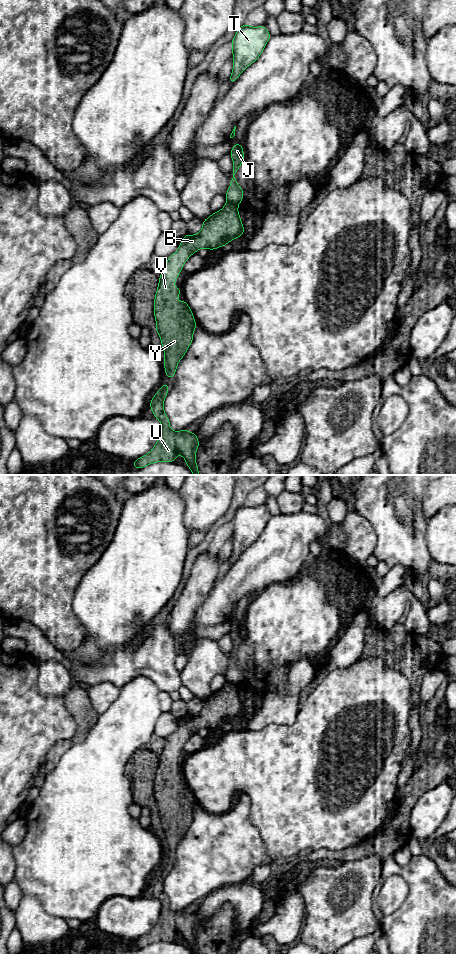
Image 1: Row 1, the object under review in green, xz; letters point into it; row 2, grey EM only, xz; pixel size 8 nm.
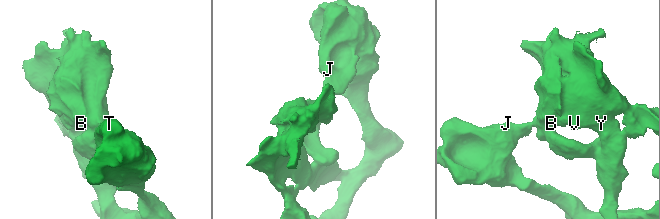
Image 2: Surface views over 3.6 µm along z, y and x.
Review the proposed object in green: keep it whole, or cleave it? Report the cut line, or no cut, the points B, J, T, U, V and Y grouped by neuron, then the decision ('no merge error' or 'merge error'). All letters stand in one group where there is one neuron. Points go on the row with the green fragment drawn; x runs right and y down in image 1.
cut xz (227, 201), (237, 206); groups B U V Y / J T; merge error

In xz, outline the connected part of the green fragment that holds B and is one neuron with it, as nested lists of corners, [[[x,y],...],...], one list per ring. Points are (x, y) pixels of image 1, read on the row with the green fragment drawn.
[[[226,202],[221,210],[203,220],[198,234],[186,234],[182,237],[183,241],[178,250],[167,258],[154,298],[154,317],[155,331],[161,339],[165,354],[165,375],[169,379],[174,377],[177,365],[191,345],[197,327],[187,302],[176,300],[183,290],[175,288],[175,279],[179,277],[184,263],[199,249],[213,251],[227,246],[230,241],[240,236],[244,236],[244,226],[238,206]]]

